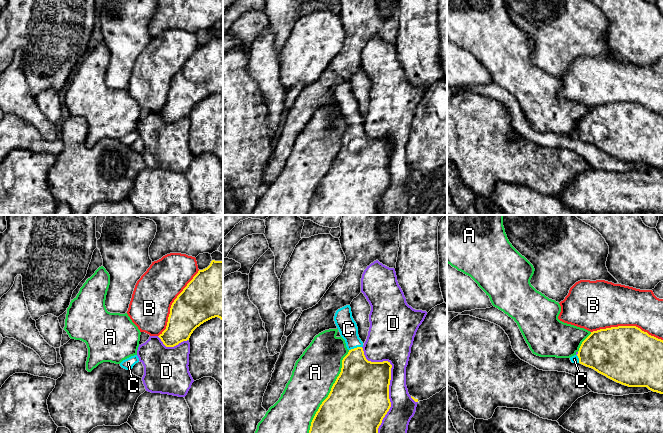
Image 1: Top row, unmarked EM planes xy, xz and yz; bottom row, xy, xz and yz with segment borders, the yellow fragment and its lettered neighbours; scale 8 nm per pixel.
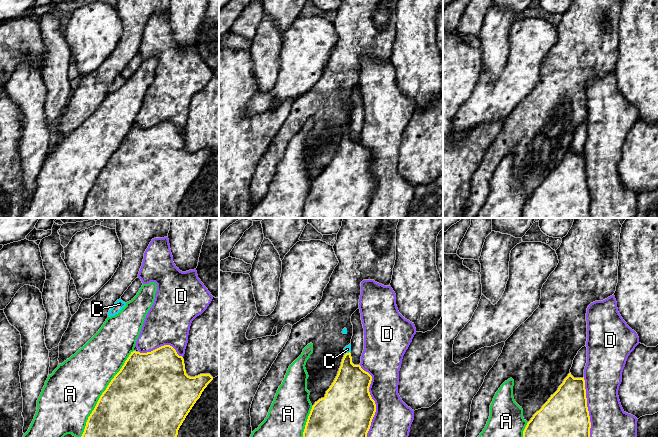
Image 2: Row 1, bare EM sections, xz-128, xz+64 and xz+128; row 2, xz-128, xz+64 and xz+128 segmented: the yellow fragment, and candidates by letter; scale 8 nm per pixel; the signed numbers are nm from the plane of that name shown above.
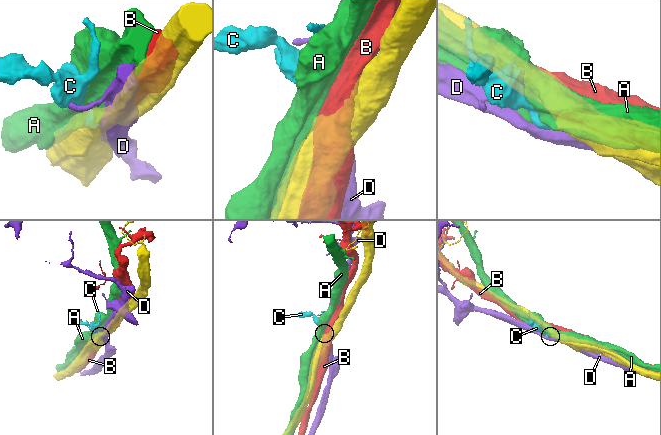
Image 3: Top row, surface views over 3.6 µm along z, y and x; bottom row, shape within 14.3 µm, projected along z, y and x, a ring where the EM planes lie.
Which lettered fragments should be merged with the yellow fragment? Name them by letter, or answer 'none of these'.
C

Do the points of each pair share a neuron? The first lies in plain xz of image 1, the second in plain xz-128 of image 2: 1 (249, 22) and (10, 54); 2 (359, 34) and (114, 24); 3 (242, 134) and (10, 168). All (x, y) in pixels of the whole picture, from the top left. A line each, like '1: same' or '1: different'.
1: same
2: different
3: same

